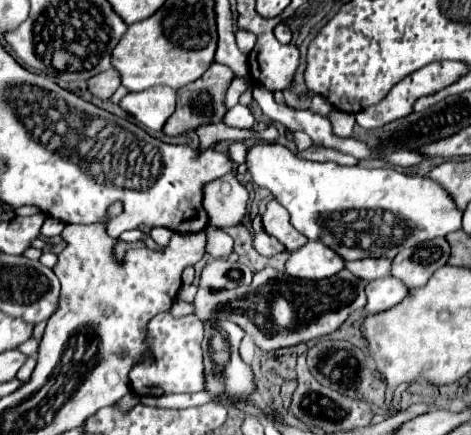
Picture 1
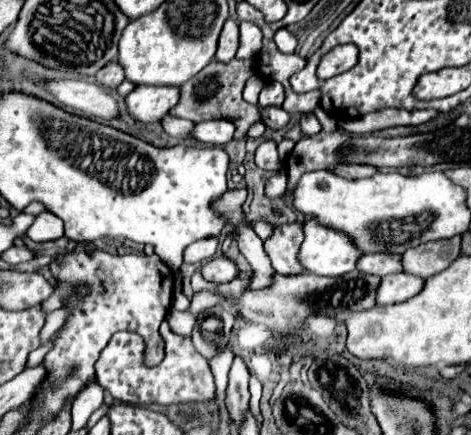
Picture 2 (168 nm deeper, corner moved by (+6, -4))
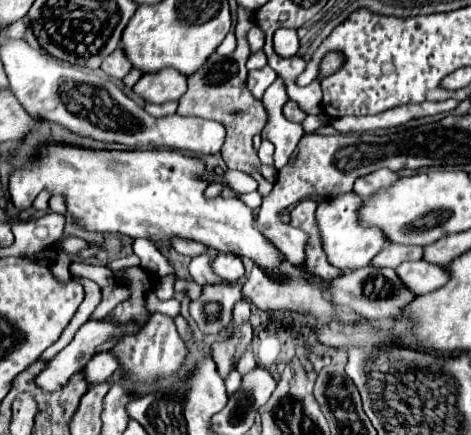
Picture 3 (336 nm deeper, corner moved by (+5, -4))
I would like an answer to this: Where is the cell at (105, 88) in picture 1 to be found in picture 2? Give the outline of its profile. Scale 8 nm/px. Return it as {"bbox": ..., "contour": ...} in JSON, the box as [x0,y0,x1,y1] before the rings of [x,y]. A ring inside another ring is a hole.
{"bbox":[97,62,125,88],"contour":[[[109,62],[101,72],[97,72],[97,82],[103,84],[105,88],[117,88],[125,80],[123,66],[119,62]]]}

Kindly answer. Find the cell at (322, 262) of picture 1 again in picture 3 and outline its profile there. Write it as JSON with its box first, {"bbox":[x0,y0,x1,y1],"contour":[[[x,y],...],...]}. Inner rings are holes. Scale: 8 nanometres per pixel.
{"bbox":[316,192,386,272],"contour":[[[350,192],[350,194],[342,194],[336,198],[324,200],[316,210],[316,222],[318,222],[318,230],[320,230],[322,248],[328,256],[328,262],[342,272],[368,266],[372,262],[372,258],[386,246],[386,238],[382,232],[378,232],[378,228],[362,228],[358,224],[356,210],[358,210],[360,202],[362,202],[362,198],[354,192]]]}

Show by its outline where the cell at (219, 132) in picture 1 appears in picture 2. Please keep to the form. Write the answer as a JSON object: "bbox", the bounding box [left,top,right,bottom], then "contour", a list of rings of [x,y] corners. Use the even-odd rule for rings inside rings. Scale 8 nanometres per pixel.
{"bbox":[161,114,193,138],"contour":[[[165,114],[161,118],[161,126],[169,136],[177,136],[177,138],[189,138],[189,132],[193,130],[193,122],[191,120],[183,120],[171,114]]]}

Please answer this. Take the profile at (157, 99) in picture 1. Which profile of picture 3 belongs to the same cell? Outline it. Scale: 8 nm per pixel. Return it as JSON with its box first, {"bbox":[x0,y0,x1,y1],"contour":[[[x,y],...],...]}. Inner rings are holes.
{"bbox":[134,68,186,104],"contour":[[[166,68],[158,74],[144,74],[136,86],[134,92],[144,98],[144,102],[150,104],[164,104],[180,100],[180,96],[186,92],[186,76],[180,72]]]}

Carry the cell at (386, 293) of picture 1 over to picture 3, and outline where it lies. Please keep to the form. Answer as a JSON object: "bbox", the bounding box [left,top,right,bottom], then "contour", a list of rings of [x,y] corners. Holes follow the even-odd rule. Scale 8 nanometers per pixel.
{"bbox":[396,260,448,296],"contour":[[[424,260],[404,262],[396,268],[396,272],[402,284],[406,286],[406,290],[414,292],[414,296],[422,296],[438,290],[440,286],[446,284],[446,278],[448,278],[444,266],[434,266]]]}

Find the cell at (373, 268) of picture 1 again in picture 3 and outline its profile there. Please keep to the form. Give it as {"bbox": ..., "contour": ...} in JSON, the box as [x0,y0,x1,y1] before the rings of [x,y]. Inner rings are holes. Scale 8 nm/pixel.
{"bbox":[372,244,422,268],"contour":[[[388,244],[382,248],[378,256],[374,256],[372,266],[376,268],[398,268],[398,264],[408,260],[420,260],[422,248],[420,246],[402,246],[402,244]]]}

